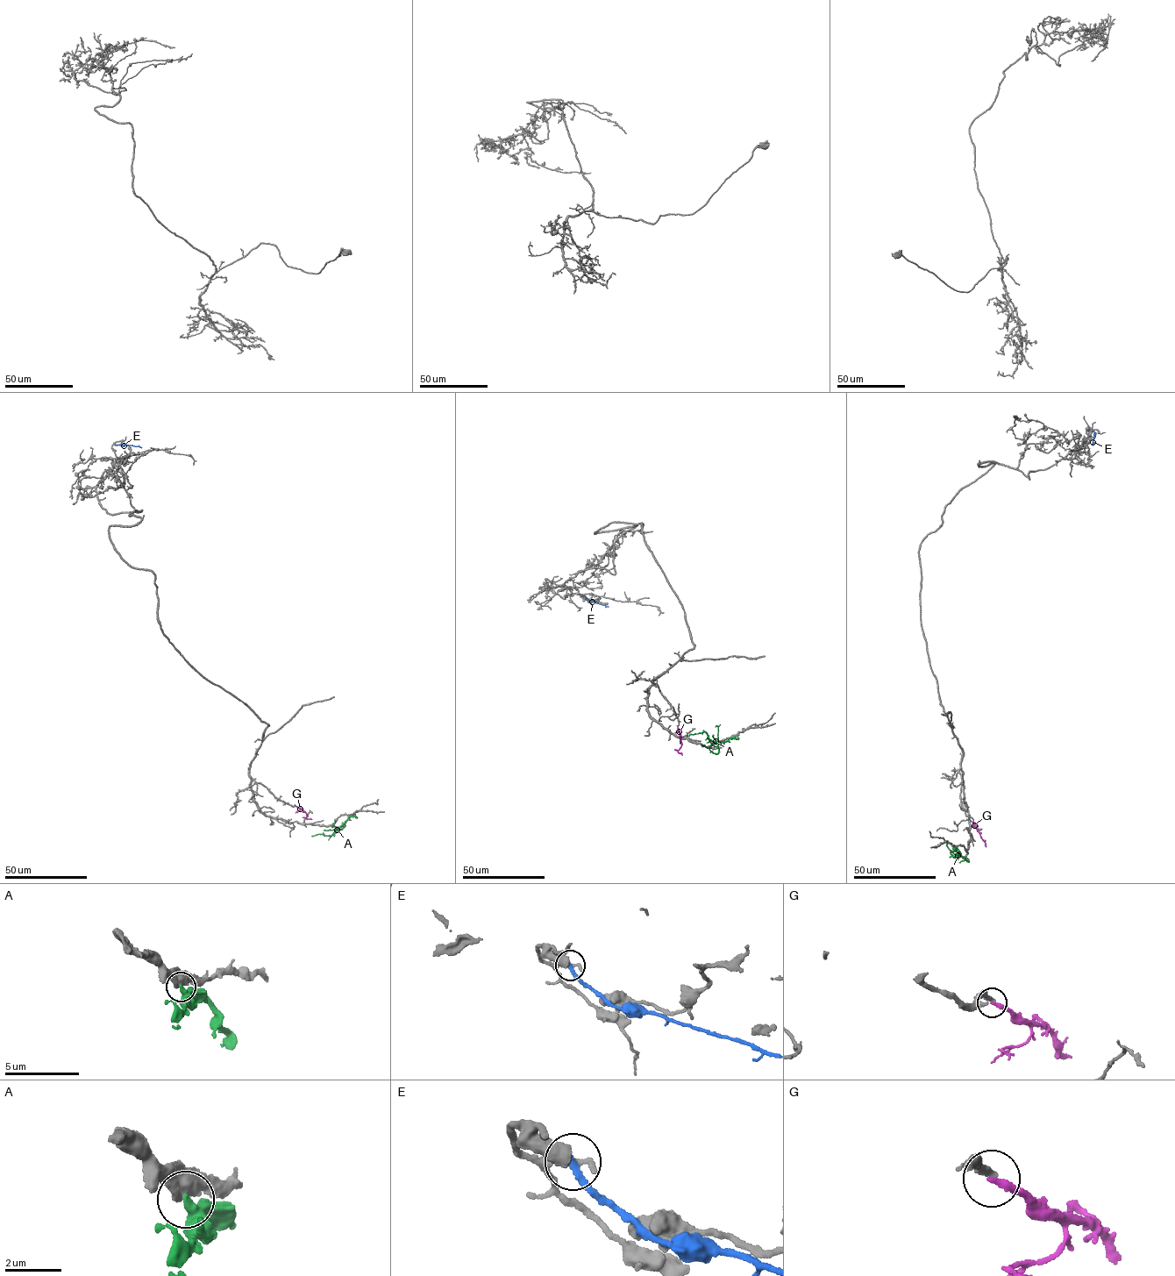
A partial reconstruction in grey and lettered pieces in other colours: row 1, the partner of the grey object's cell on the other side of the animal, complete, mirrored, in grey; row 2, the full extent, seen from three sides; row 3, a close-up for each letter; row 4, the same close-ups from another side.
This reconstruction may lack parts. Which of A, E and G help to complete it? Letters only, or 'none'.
G

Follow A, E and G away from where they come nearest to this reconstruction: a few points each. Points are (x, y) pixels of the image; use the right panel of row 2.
A: (954, 847), (963, 857), (953, 857), (950, 852), (959, 851)
E: (1093, 430), (1092, 445)
G: (972, 820), (986, 847)

